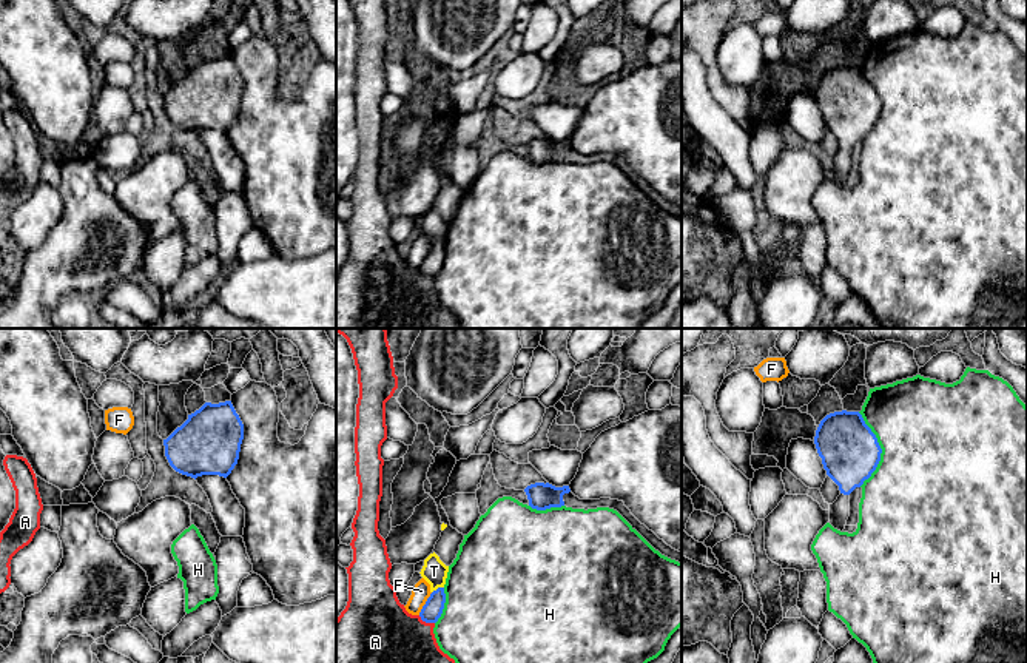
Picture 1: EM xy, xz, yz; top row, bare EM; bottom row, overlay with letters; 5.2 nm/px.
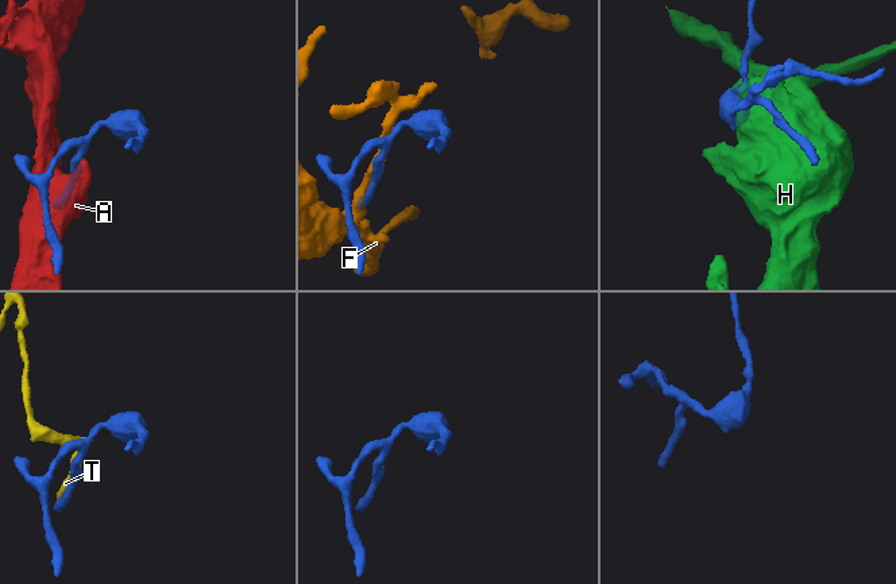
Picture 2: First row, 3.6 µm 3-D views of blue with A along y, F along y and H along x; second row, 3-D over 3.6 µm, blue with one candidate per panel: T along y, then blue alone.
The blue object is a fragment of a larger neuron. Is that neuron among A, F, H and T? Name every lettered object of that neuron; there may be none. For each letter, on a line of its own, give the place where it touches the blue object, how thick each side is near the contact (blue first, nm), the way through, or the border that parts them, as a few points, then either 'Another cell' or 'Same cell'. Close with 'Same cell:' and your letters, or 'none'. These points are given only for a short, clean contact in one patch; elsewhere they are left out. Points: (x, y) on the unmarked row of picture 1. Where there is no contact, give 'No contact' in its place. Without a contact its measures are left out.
A: Touches blue at xz (426, 276). Thickness 100 nm (blue) against 480 nm. Another cell
F: Touches blue at xz (426, 258). Thickness 100 nm (blue) against 90 nm. Another cell
H: Touches blue at yz (881, 104). Thickness 300 nm (blue) against 500 nm. Another cell
T: Touches blue at xz (438, 242). Thickness 100 nm (blue) against 130 nm. Another cell
Same cell: none

